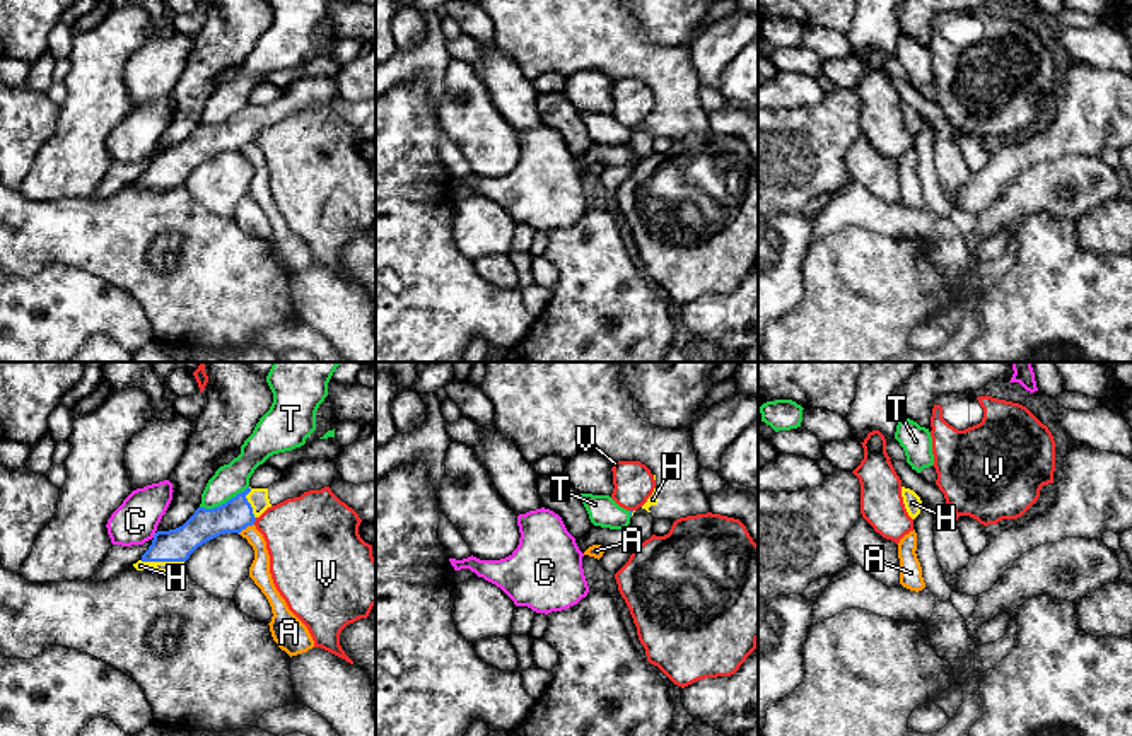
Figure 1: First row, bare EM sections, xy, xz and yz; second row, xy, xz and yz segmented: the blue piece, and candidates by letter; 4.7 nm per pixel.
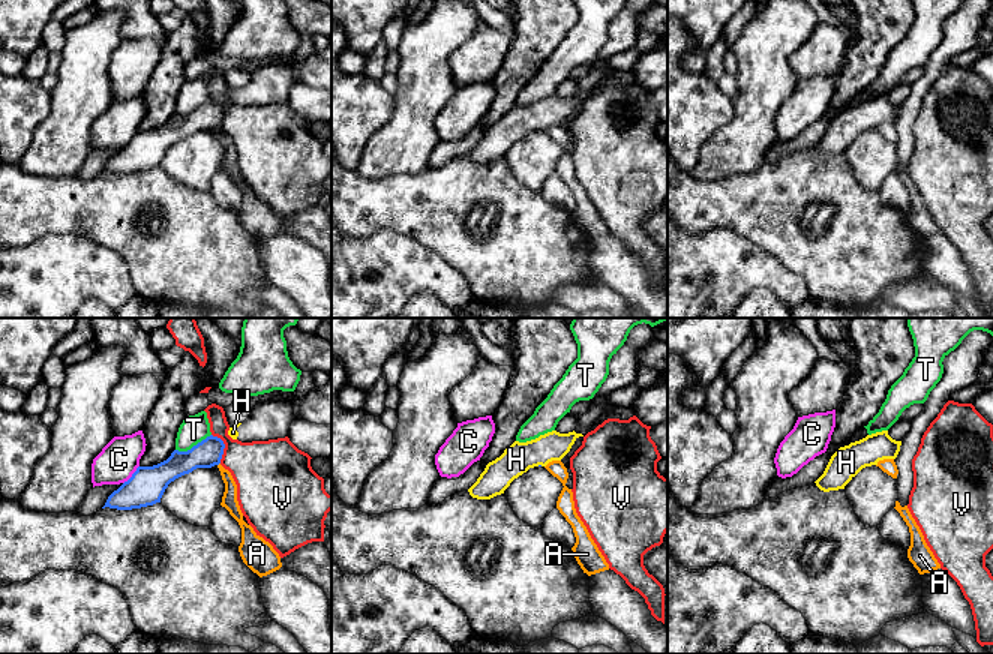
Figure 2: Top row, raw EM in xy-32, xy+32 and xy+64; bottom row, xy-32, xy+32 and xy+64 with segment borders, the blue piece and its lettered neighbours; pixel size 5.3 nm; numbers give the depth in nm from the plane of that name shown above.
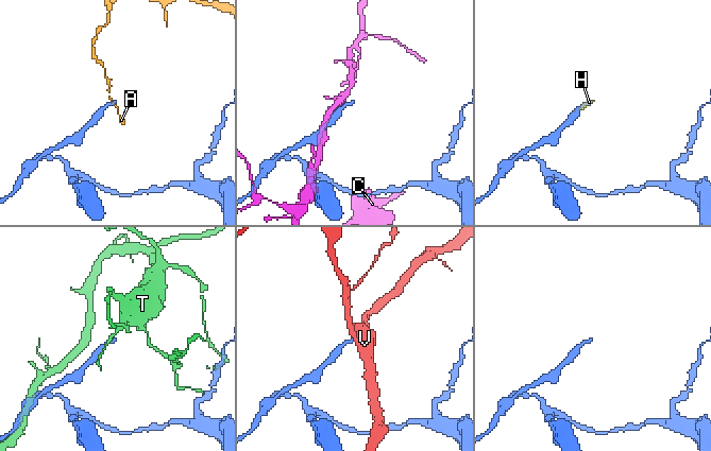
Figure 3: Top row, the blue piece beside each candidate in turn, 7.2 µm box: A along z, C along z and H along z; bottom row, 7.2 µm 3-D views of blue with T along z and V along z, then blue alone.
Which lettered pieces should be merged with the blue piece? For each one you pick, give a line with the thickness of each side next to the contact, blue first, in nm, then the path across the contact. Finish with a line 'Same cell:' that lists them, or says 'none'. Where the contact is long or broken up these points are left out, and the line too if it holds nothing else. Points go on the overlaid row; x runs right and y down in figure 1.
H: calibres 160 and 50 nm
Same cell: H

